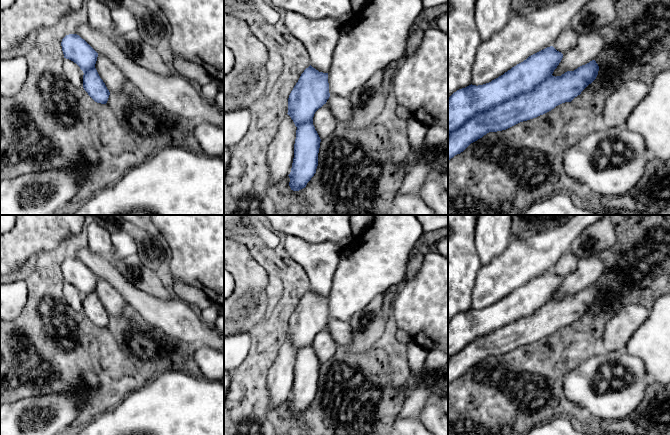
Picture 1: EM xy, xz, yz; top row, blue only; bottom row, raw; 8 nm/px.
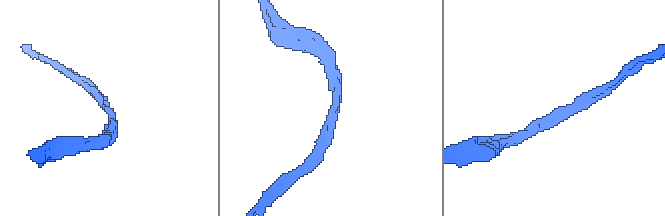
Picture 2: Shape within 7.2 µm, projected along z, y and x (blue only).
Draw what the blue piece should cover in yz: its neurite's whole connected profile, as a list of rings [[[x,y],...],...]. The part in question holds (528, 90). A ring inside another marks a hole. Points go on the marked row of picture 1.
[[[601,31],[579,36],[577,45],[564,54],[553,46],[547,47],[489,83],[478,86],[471,84],[454,92],[448,98],[448,160],[489,132],[506,130],[520,122],[536,118],[580,95],[598,75],[599,66],[595,59],[605,47],[605,37]]]

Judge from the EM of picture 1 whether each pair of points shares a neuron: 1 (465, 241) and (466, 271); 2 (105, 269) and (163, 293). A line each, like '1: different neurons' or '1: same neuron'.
1: same neuron
2: different neurons

